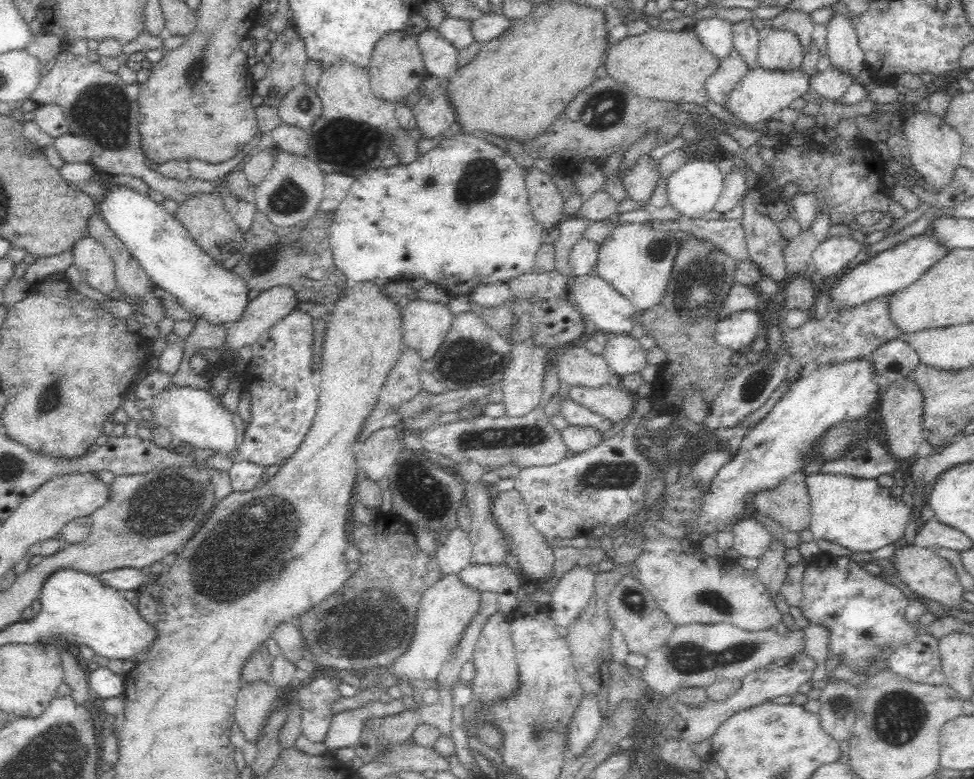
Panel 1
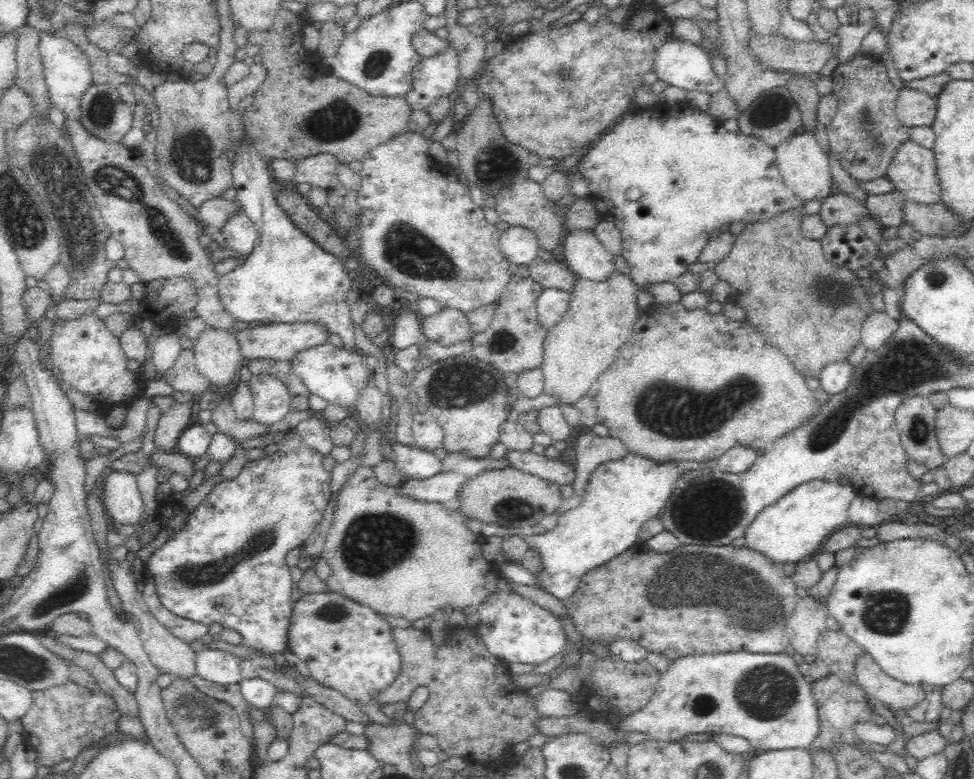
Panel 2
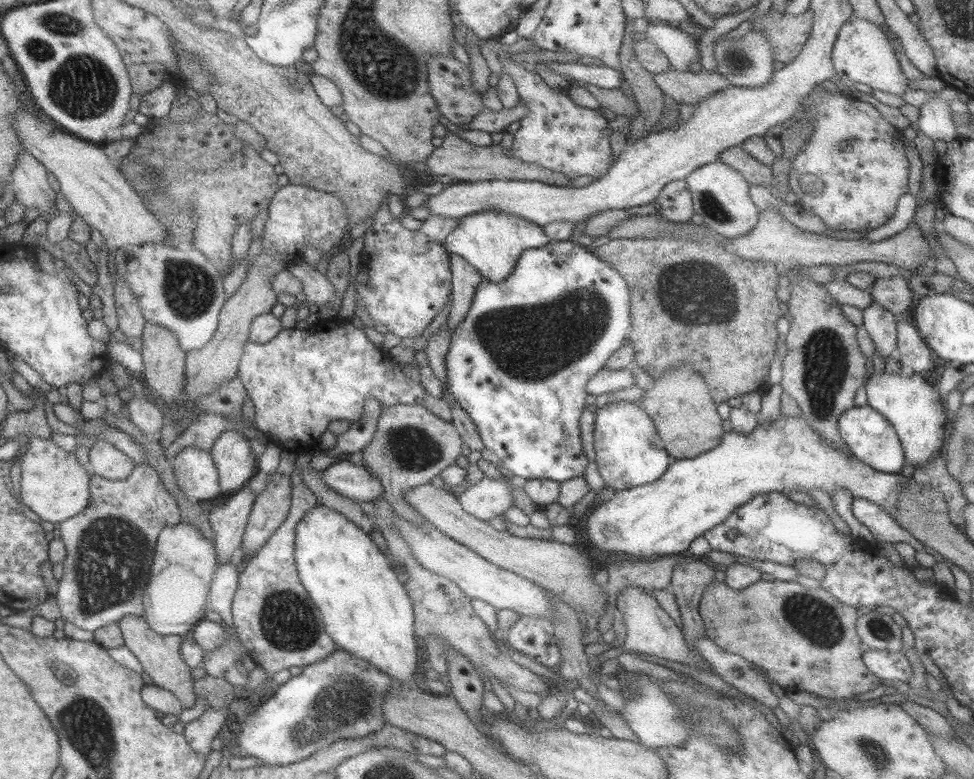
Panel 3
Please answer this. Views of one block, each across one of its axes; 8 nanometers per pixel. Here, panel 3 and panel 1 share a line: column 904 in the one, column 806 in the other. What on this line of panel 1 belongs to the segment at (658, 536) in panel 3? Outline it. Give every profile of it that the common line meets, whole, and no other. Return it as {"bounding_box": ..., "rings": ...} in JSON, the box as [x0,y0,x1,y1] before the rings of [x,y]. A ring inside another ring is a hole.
{"bounding_box":[805,473,912,552],"rings":[[[814,473],[805,476],[810,495],[810,526],[814,539],[824,539],[835,542],[851,552],[874,552],[891,544],[904,535],[912,510],[906,506],[900,497],[890,494],[887,487],[880,486],[876,479],[860,479],[840,474]]]}

